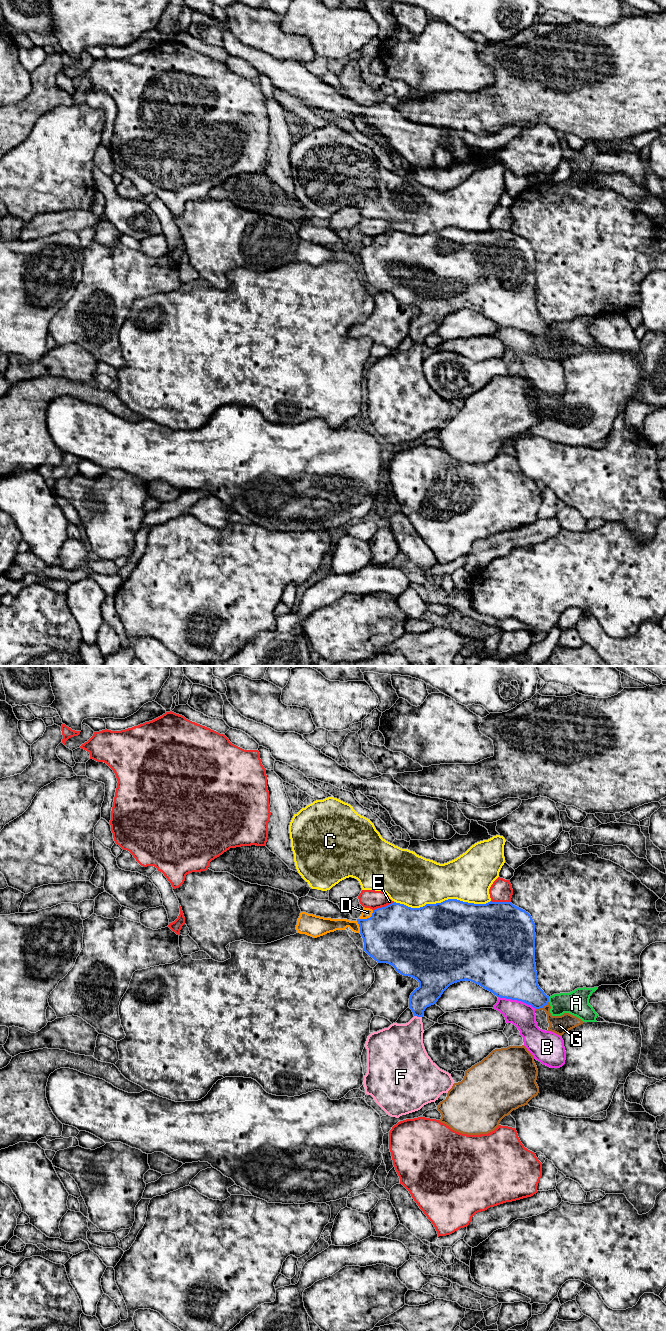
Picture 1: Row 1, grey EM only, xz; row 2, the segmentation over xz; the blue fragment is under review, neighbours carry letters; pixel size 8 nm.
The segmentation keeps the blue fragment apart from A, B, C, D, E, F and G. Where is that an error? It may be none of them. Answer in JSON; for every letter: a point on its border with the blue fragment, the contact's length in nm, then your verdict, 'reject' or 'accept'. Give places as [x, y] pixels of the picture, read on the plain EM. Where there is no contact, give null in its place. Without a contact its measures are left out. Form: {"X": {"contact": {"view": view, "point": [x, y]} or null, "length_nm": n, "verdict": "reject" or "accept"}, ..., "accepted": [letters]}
{"A": {"contact": {"view": "xz", "point": [548, 327]}, "length_nm": 40, "verdict": "reject"}, "B": {"contact": {"view": "xz", "point": [517, 328]}, "length_nm": 320, "verdict": "reject"}, "C": {"contact": {"view": "xz", "point": [443, 229]}, "length_nm": 800, "verdict": "reject"}, "D": {"contact": {"view": "xz", "point": [367, 246]}, "length_nm": 140, "verdict": "reject"}, "E": {"contact": {"view": "xz", "point": [383, 235]}, "length_nm": 190, "verdict": "reject"}, "F": {"contact": {"view": "xz", "point": [418, 344]}, "length_nm": 70, "verdict": "accept"}, "G": {"contact": {"view": "xz", "point": [542, 335]}, "length_nm": 130, "verdict": "reject"}, "accepted": ["F"]}

